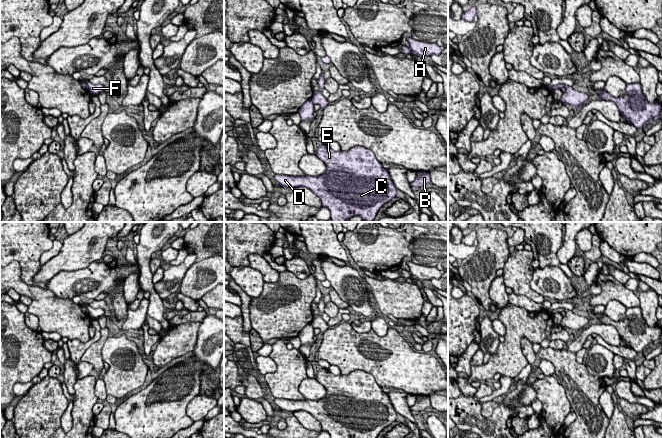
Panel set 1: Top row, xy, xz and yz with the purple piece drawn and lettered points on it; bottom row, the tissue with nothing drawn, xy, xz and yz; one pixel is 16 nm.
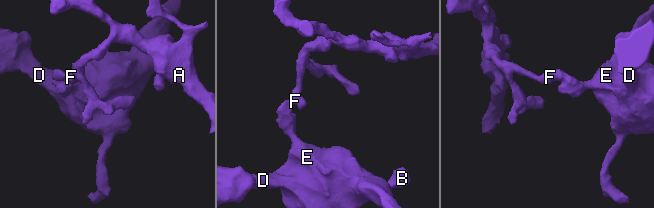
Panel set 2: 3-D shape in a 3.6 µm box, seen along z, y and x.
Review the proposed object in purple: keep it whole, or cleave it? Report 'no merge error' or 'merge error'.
merge error

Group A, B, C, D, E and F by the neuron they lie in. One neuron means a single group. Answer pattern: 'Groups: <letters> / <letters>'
Groups: A F / B C D E

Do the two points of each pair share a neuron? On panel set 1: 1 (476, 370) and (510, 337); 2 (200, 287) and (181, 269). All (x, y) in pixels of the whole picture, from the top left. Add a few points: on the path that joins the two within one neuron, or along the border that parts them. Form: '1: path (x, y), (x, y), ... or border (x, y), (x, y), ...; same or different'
1: path (487, 370), (510, 348); same
2: border (195, 261), (185, 273), (179, 288); different

